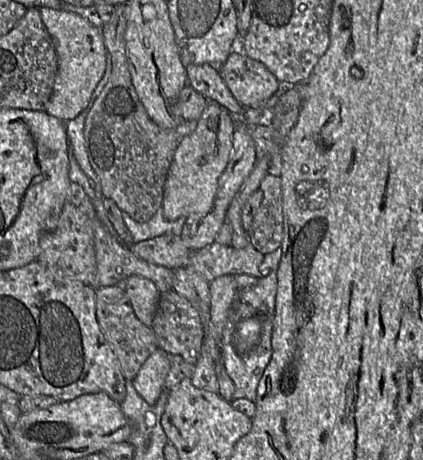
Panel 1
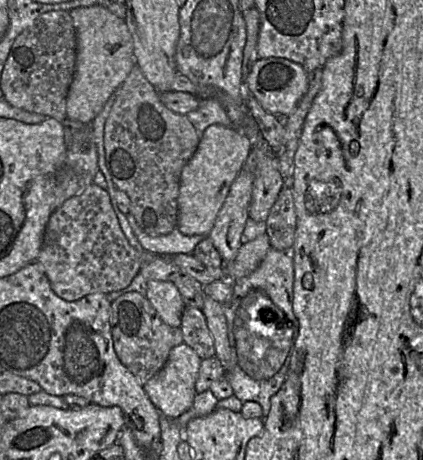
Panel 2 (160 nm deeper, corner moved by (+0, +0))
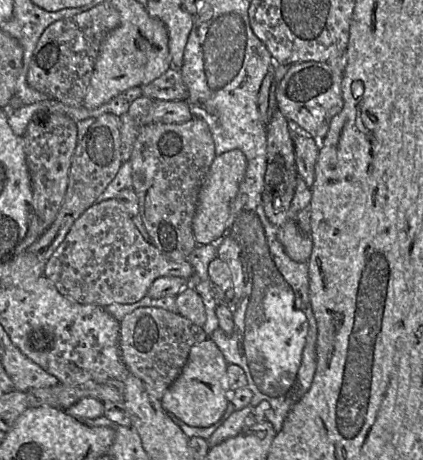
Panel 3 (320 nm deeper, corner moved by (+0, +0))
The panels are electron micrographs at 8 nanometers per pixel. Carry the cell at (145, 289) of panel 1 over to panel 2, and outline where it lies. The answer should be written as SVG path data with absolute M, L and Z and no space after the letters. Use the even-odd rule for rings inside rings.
M148 281L145 297L165 324L180 327L182 314L187 305L173 282Z

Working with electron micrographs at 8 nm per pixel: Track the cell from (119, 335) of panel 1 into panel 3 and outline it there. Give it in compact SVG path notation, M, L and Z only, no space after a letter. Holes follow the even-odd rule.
M156 307L137 308L119 322L122 359L158 400L181 374L191 348L207 339L208 334L202 327L178 313Z

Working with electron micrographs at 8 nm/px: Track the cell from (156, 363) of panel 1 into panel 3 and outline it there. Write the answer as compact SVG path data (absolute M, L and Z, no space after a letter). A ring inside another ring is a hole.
M207 339L193 346L181 374L160 399L169 415L174 415L192 427L210 427L222 420L229 405L226 381L228 363L217 345Z

